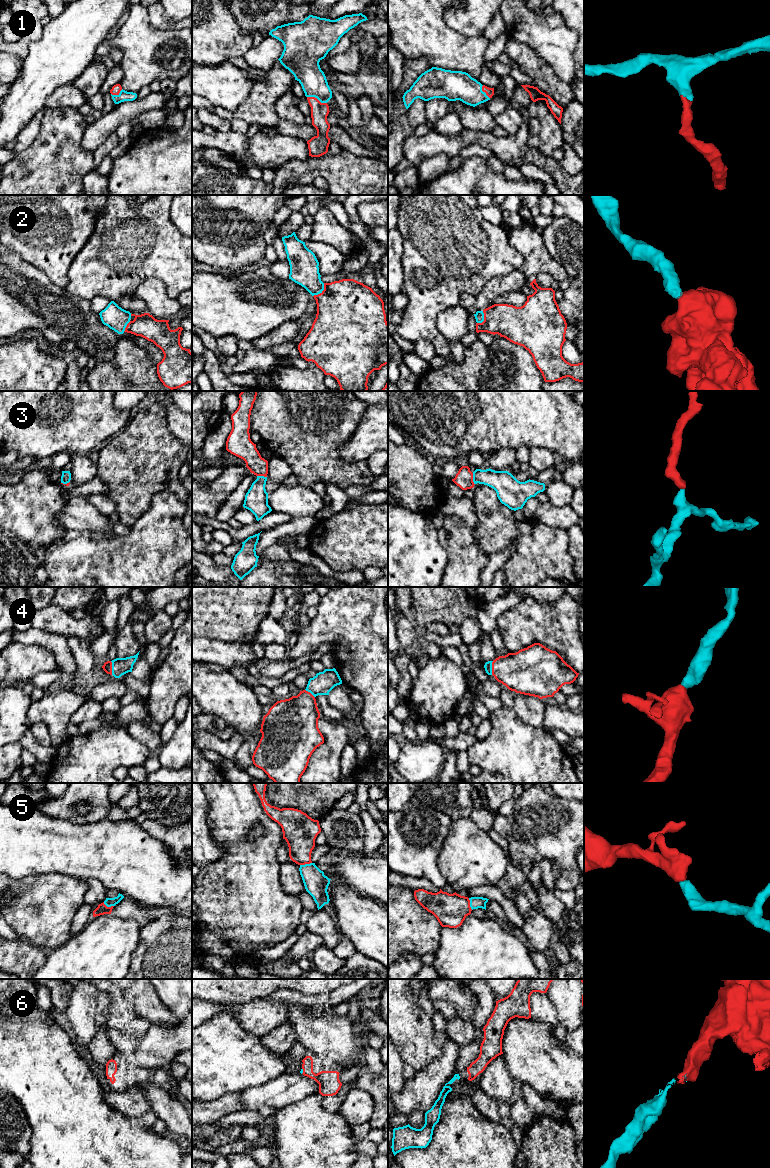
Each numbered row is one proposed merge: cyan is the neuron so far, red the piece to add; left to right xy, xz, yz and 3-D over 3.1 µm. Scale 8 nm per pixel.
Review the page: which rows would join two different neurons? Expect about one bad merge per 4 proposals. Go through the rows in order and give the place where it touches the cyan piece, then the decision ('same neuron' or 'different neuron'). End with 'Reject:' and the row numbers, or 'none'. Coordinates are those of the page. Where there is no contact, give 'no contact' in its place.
1: contact xz (317, 98); same neuron
2: contact xz (321, 291); same neuron
3: contact yz (473, 479); same neuron
4: contact xy (112, 668); same neuron
5: contact xz (305, 864); same neuron
6: contact xz (302, 1071); same neuron
Reject: none

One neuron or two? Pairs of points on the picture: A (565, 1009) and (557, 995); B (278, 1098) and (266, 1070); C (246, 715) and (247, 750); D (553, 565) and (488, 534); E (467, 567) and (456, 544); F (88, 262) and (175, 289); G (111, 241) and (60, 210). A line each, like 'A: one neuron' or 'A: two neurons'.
A: one neuron
B: two neurons
C: two neurons
D: one neuron
E: one neuron
F: one neuron
G: two neurons

